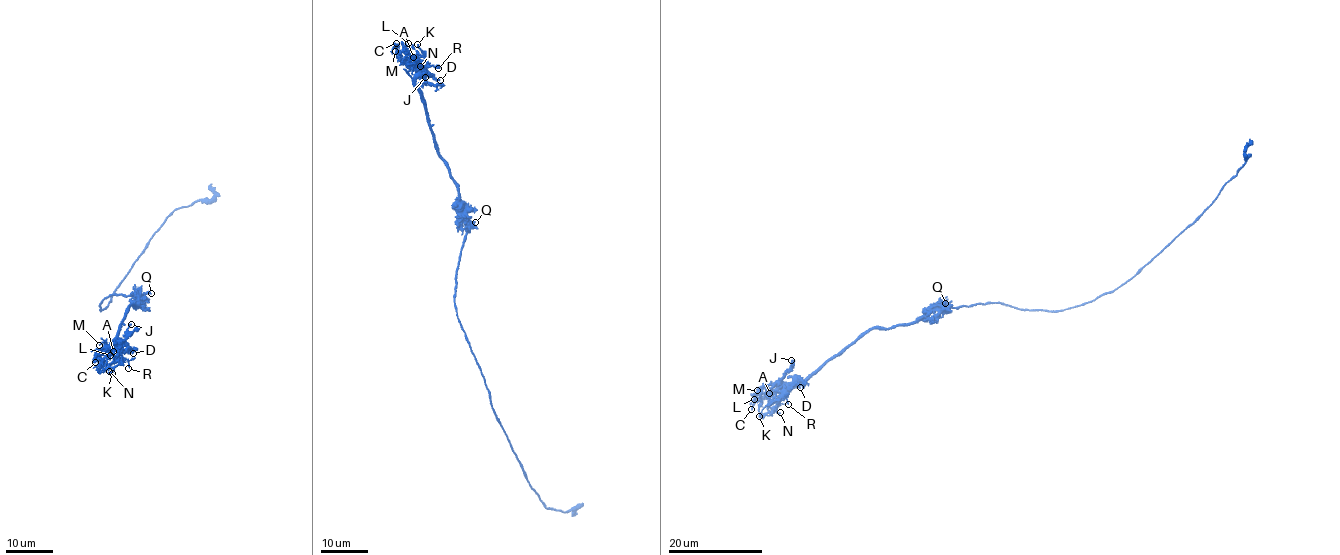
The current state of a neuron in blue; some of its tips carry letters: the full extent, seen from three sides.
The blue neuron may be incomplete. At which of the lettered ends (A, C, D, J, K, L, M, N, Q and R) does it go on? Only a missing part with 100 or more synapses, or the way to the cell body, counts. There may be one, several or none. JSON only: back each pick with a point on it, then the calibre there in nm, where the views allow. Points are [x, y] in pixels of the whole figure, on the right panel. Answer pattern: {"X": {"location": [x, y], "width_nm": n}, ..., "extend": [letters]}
{"extend": []}

